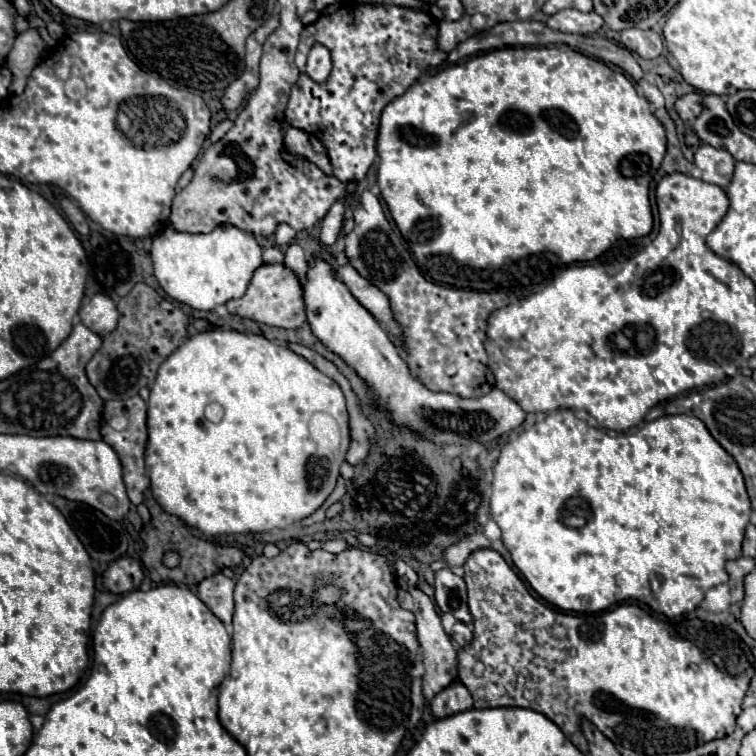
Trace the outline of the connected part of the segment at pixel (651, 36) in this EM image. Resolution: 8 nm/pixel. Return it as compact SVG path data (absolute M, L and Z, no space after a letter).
M626 29L626 31L622 31L620 43L644 59L654 59L664 53L664 41L656 31Z

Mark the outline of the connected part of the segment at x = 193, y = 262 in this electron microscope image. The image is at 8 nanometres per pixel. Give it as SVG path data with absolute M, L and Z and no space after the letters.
M220 225L212 233L184 233L174 227L166 227L152 239L152 267L154 267L154 277L158 279L160 287L176 301L190 305L192 309L200 311L210 311L218 305L224 305L230 299L238 299L244 295L252 273L262 265L262 249L256 243L252 233L240 231L232 225Z

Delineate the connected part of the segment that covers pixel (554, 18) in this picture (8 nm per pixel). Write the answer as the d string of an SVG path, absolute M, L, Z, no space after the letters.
M564 9L558 11L556 15L550 15L546 25L554 31L562 31L562 33L578 33L578 35L590 35L600 31L600 27L604 25L602 17L598 17L594 11L590 13L582 13L578 9Z

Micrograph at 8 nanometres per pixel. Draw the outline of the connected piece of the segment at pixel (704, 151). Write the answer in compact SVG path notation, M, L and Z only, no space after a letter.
M700 145L694 153L694 165L702 169L702 181L714 183L722 189L728 187L734 173L734 157L726 149L716 149L710 145Z

